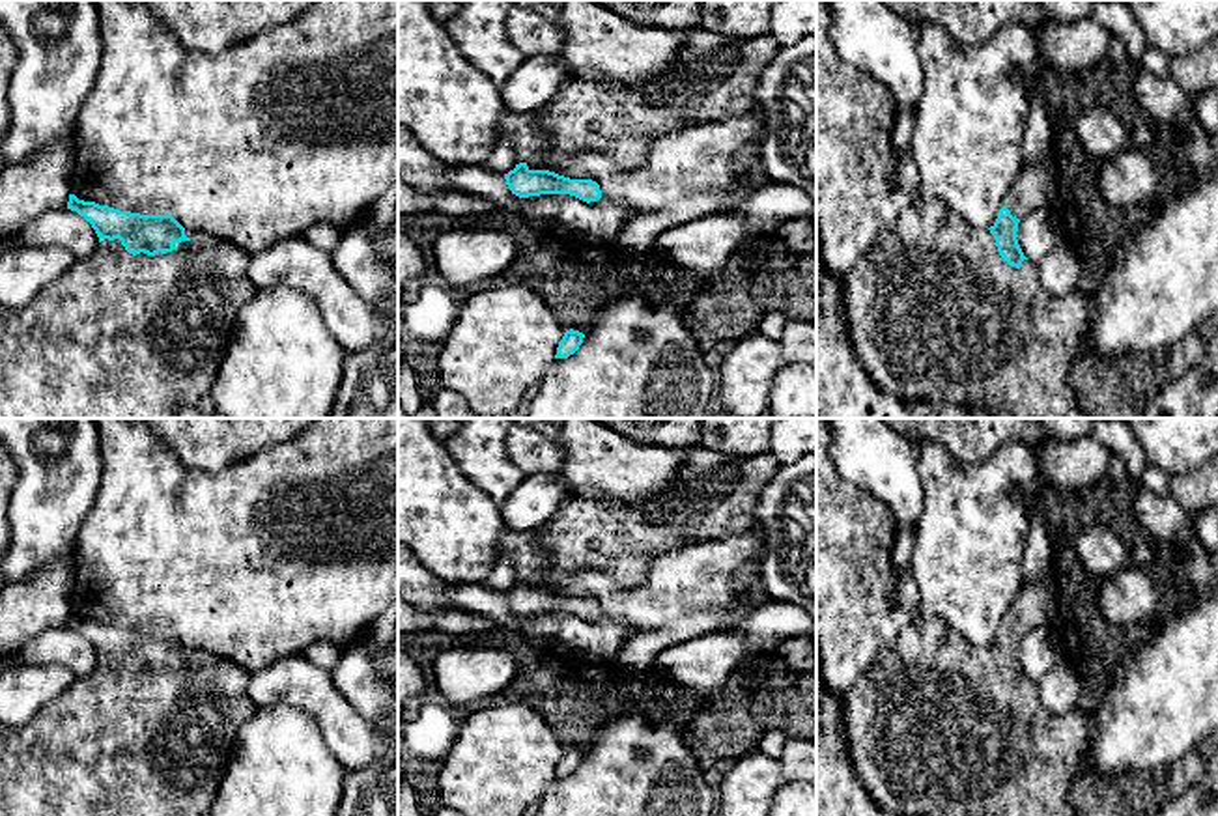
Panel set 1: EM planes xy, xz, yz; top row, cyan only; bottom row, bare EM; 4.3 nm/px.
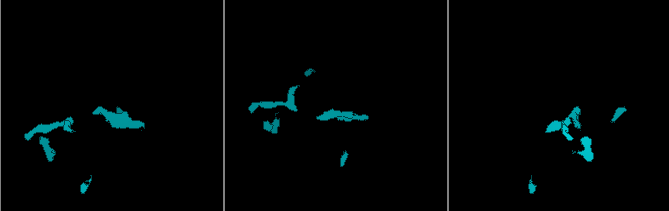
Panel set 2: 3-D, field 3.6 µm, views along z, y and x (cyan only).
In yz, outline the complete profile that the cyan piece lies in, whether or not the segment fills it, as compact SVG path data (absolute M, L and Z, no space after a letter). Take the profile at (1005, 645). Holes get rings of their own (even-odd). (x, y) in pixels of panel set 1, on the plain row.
M1052 560L1042 579L1037 579L1020 590L990 646L975 646L936 614L919 612L912 624L906 626L899 637L874 657L867 672L859 676L844 698L844 739L856 775L882 810L895 816L1078 816L1069 801L1069 792L1089 747L1093 719L1080 708L1063 715L1048 711L1039 698L1037 682L1031 682L1024 674L1016 657L1018 640L1033 627L1054 627L1055 612L1057 581L1055 564Z

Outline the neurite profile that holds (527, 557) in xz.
M503 528L495 551L497 558L506 558L512 564L517 583L549 573L549 555L534 530Z

